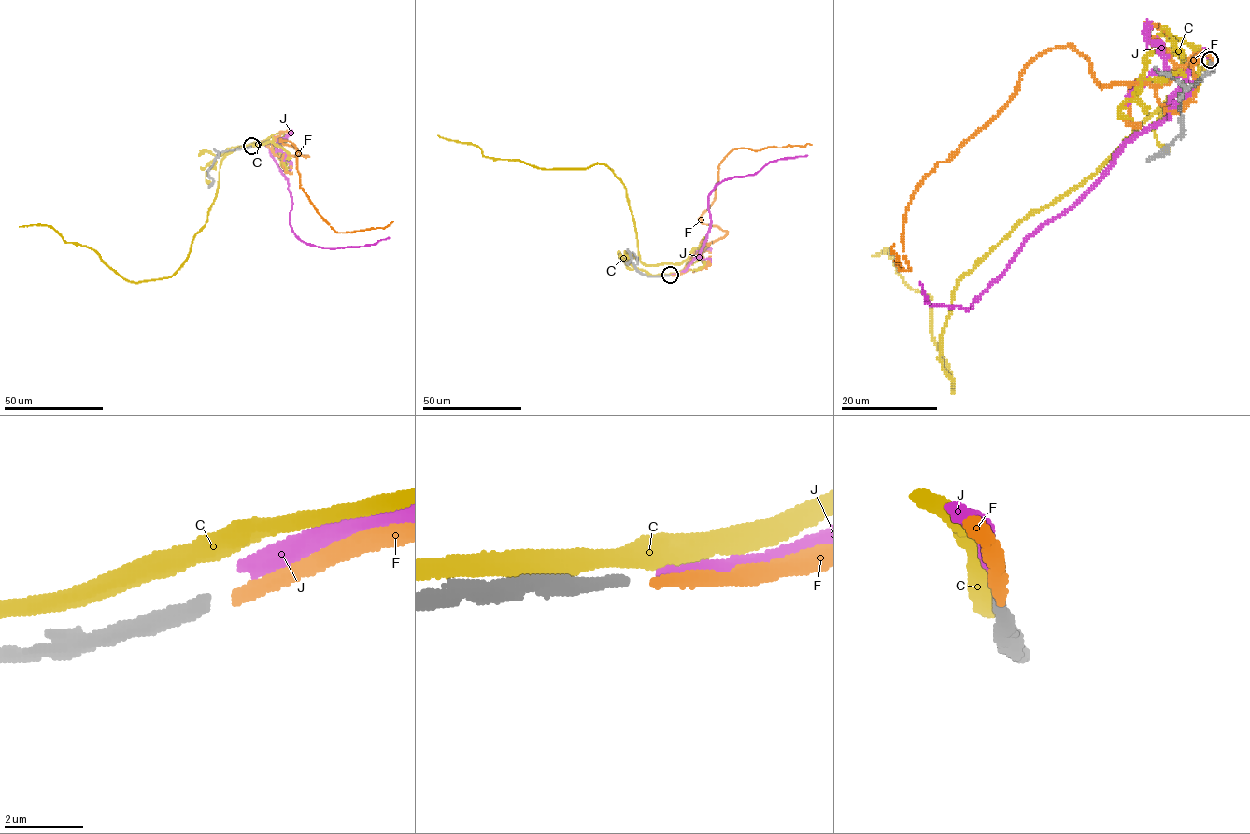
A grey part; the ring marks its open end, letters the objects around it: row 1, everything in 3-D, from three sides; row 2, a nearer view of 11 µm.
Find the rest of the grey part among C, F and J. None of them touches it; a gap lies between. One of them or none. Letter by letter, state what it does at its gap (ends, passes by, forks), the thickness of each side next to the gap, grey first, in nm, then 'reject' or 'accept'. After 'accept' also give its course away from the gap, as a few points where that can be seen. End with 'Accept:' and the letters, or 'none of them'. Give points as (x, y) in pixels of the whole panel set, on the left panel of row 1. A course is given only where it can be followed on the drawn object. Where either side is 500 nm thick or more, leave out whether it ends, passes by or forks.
C: it passes by | 340/480 nm | reject
F: it ends | 340/320 nm | accept | via (253, 146), (266, 143), (276, 155), (307, 156), (281, 140), (295, 147), (300, 187), (337, 233), (393, 221)
J: it ends | 340/400 nm | reject
Accept: F

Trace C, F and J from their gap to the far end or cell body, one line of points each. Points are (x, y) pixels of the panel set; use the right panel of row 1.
C: (1208, 57), (1158, 36), (1186, 81), (958, 283), (940, 362), (953, 390), (929, 300), (887, 251), (871, 256)
F: (1210, 61), (1101, 85), (1071, 46), (1044, 49), (924, 176), (908, 269), (894, 243)
J: (1210, 57), (1191, 68), (1167, 116), (1044, 222), (972, 309), (929, 303), (920, 283)

